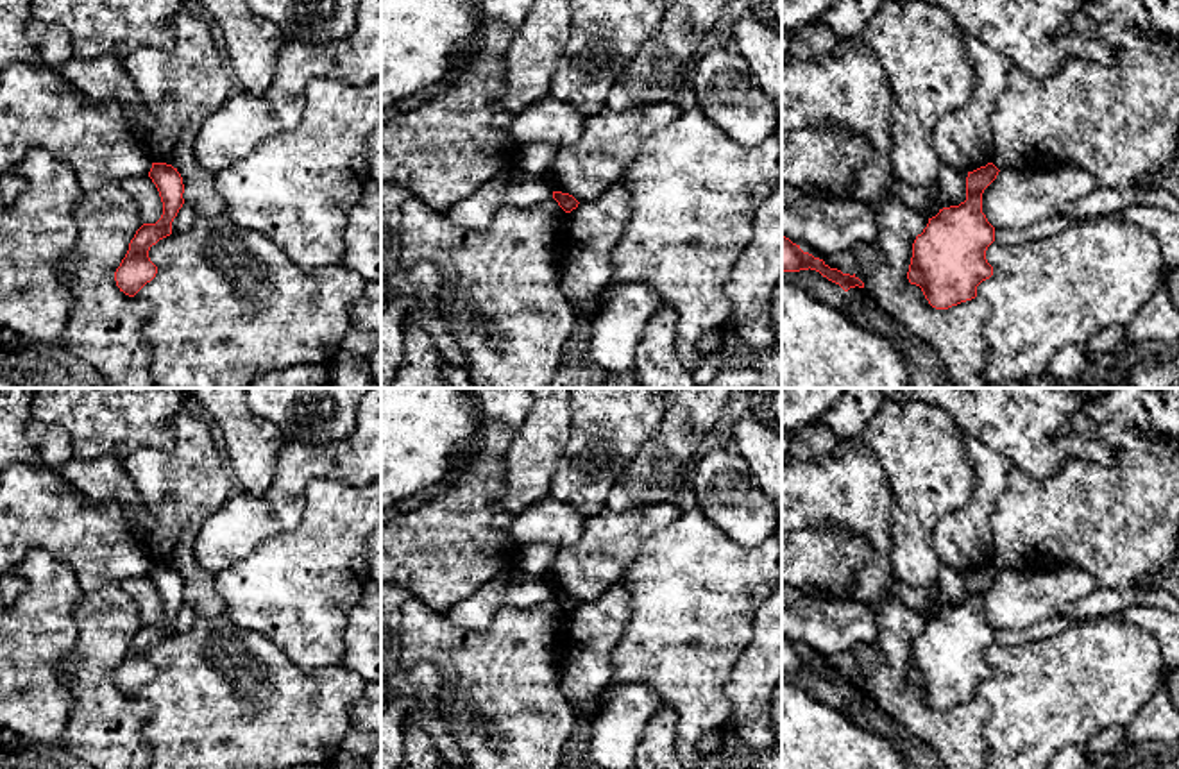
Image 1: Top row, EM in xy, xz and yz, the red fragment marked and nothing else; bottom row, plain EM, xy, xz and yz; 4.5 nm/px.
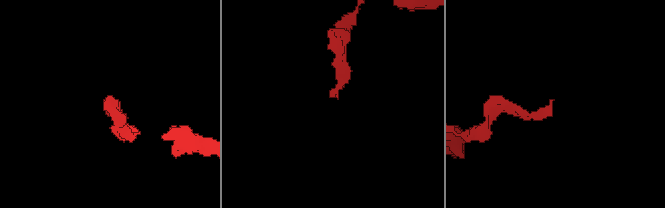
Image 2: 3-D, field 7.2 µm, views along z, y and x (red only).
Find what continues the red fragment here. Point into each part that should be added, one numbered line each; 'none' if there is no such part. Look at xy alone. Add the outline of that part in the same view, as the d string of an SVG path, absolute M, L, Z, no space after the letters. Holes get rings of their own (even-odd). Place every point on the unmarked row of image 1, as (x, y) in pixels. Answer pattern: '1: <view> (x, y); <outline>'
none

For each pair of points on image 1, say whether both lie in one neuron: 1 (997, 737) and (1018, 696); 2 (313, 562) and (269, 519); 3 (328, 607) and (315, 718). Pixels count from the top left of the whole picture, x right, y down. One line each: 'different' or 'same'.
1: same
2: different
3: different

